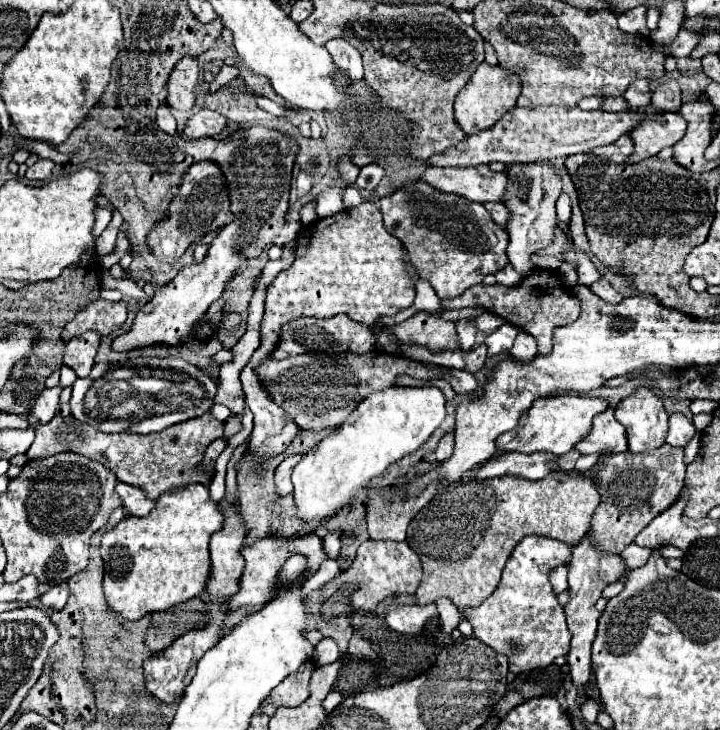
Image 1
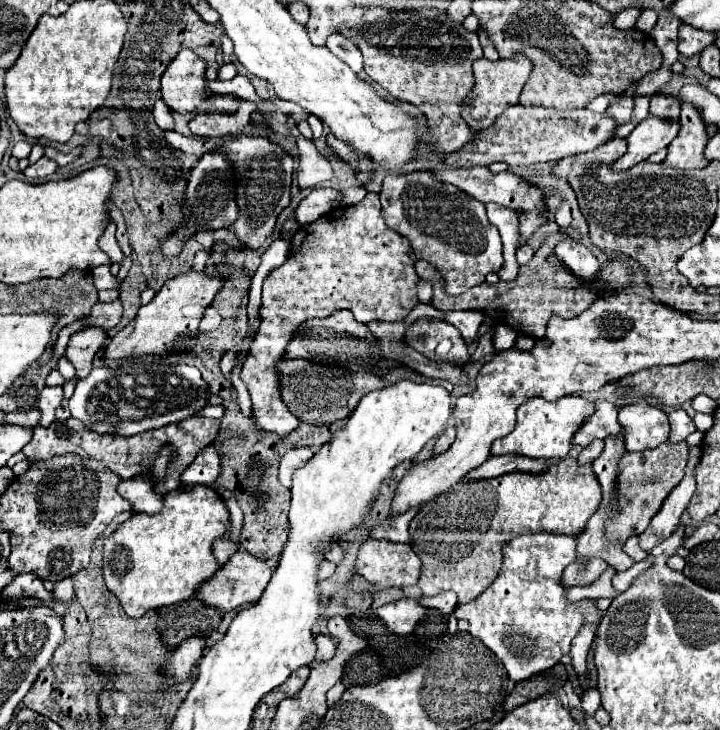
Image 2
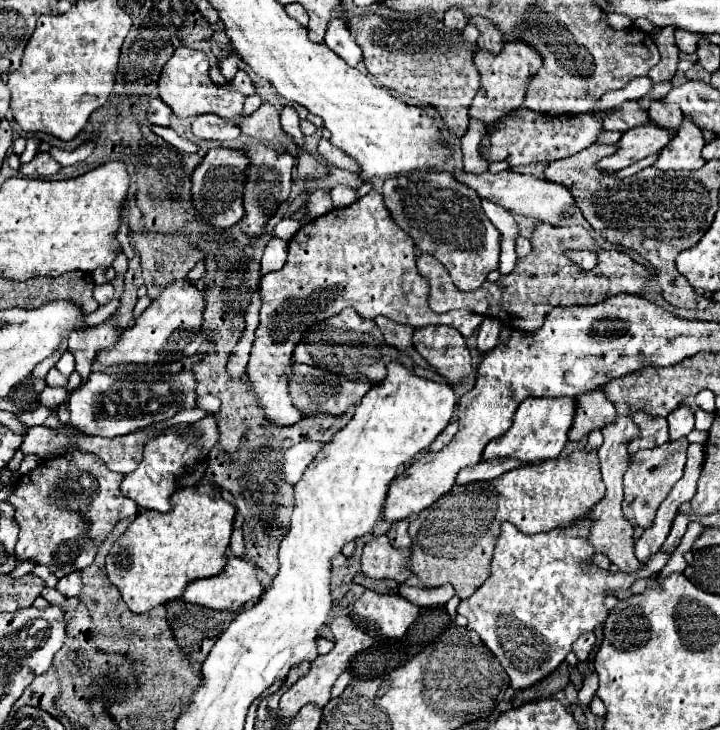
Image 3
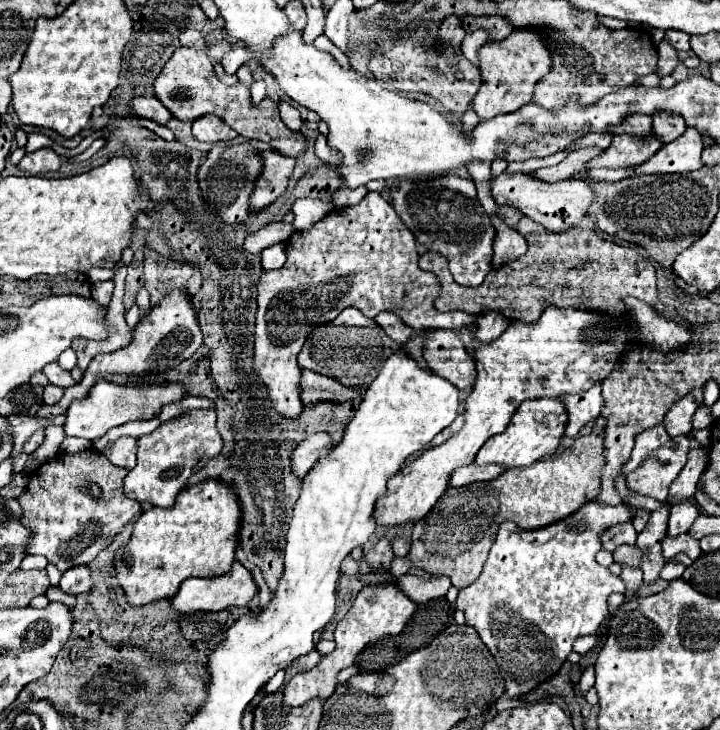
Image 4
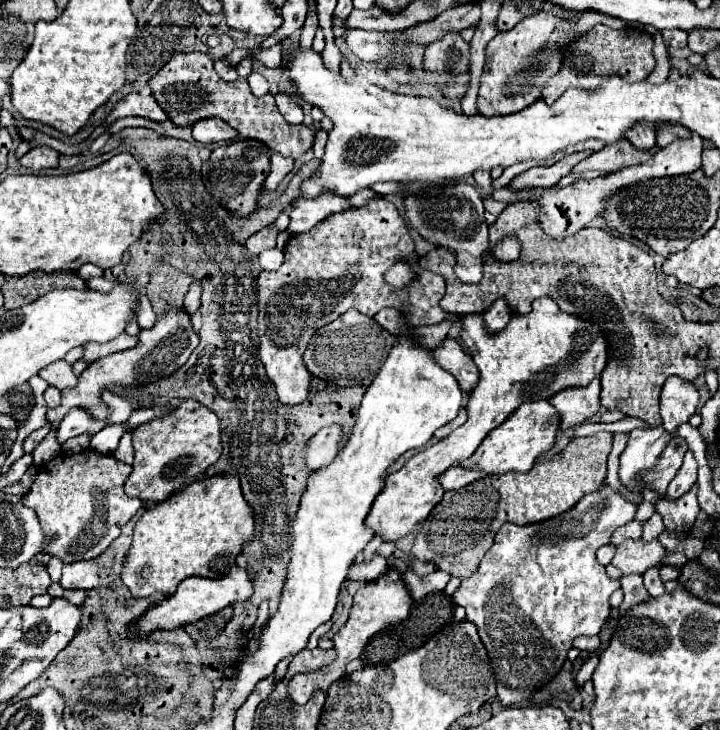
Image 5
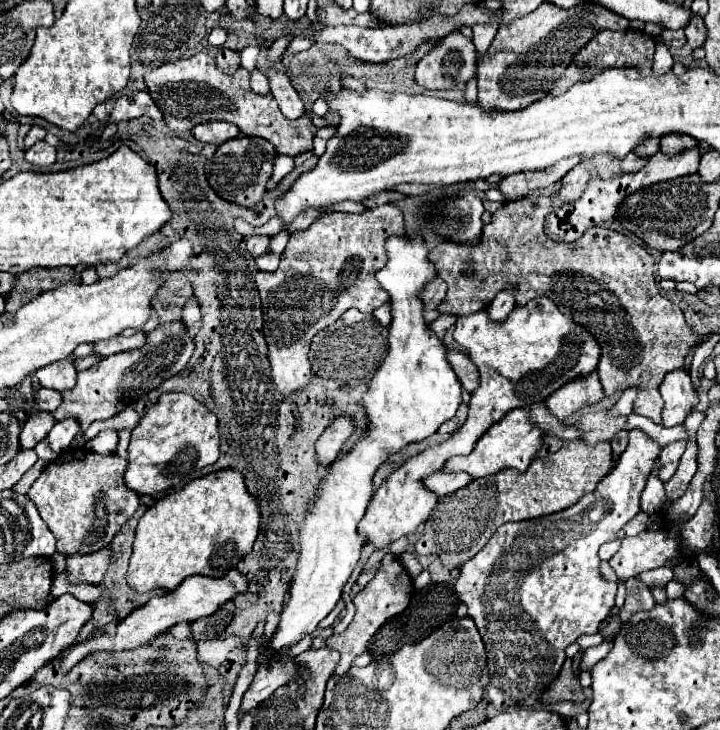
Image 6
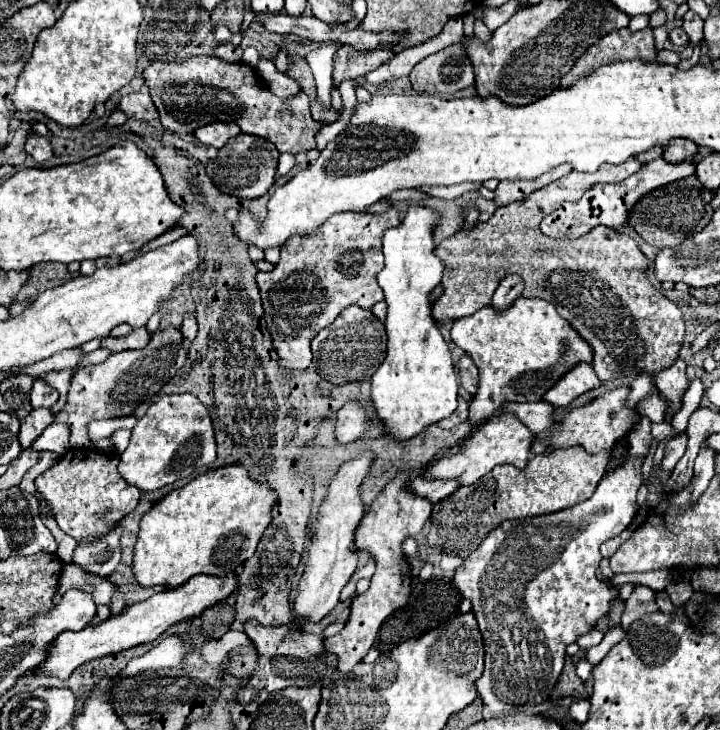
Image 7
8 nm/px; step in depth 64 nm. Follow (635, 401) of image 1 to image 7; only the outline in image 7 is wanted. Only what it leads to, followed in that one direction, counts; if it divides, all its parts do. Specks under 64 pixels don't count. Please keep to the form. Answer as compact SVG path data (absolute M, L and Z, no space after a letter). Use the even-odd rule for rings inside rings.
M642 416L642 420L634 424L628 434L630 458L618 470L602 478L602 482L596 486L596 492L588 500L554 514L504 520L482 540L482 544L474 552L470 552L470 556L466 556L464 564L456 570L454 584L472 602L472 612L478 618L478 628L484 638L486 664L484 674L476 680L476 690L490 712L530 712L540 702L548 700L562 674L566 646L576 642L578 636L590 632L596 620L608 612L610 600L616 596L616 590L596 576L602 560L598 546L604 540L618 536L636 514L634 504L636 492L642 484L642 460L648 454L652 442L650 430L652 420L646 420L646 416Z

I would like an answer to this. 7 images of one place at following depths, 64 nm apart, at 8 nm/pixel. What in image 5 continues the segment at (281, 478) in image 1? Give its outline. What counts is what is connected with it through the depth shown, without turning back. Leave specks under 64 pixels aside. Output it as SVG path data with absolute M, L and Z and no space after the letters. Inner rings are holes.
M340 424L326 426L316 436L312 436L306 448L306 466L310 470L318 470L330 464L330 460L334 460L334 454L338 454L340 450L340 438L342 438Z

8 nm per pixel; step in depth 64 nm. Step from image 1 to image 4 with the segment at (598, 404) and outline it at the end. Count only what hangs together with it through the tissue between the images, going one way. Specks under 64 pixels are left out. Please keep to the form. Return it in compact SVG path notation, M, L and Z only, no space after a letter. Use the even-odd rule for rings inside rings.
M540 398L540 400L524 400L524 404L516 410L510 424L502 434L494 434L486 444L478 450L474 464L498 464L502 468L526 468L544 456L552 456L560 444L566 426L566 410L558 398Z

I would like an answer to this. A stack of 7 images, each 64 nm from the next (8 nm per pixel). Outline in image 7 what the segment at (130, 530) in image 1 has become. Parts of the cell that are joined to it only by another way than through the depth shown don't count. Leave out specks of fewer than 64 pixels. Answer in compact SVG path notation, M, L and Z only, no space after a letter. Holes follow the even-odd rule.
M222 466L210 470L186 486L172 490L160 502L156 502L150 512L140 520L140 534L134 548L134 578L142 586L162 584L166 588L176 588L188 582L196 574L228 576L238 564L244 564L254 556L256 546L264 530L272 522L272 510L278 502L278 494L268 486L268 482L256 482L244 466Z

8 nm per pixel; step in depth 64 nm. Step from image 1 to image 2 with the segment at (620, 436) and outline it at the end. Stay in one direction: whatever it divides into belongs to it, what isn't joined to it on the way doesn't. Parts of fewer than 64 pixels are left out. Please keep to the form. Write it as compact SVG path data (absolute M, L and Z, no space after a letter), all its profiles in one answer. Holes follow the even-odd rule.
M598 398L594 400L594 416L590 416L590 420L586 420L582 428L578 428L578 434L574 434L572 444L588 446L594 438L606 438L610 434L618 434L620 428L622 426L618 424L618 408L608 400Z

